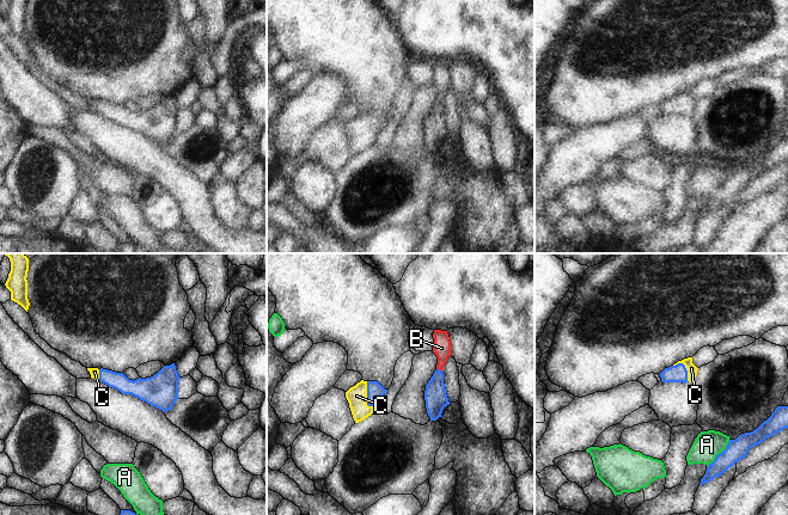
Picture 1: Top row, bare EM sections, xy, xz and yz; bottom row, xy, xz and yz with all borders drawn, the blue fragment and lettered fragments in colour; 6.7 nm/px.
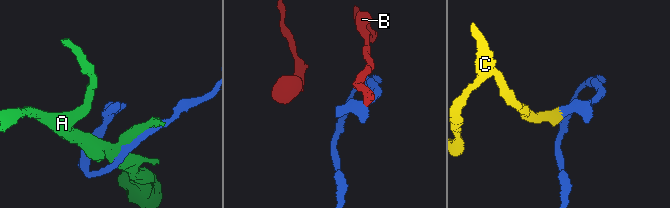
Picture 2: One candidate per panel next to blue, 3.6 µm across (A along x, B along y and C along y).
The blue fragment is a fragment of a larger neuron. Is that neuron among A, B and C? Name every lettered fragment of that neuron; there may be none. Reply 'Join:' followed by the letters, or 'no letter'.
Join: C.

